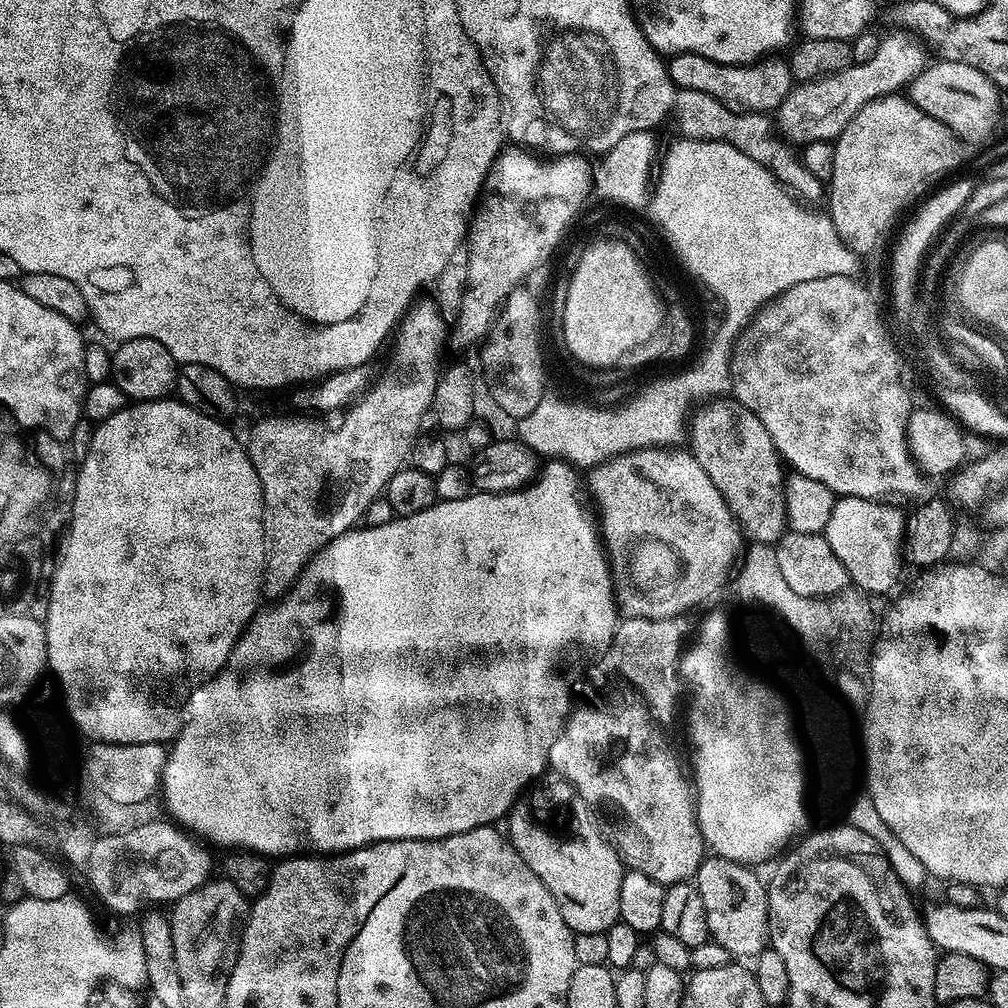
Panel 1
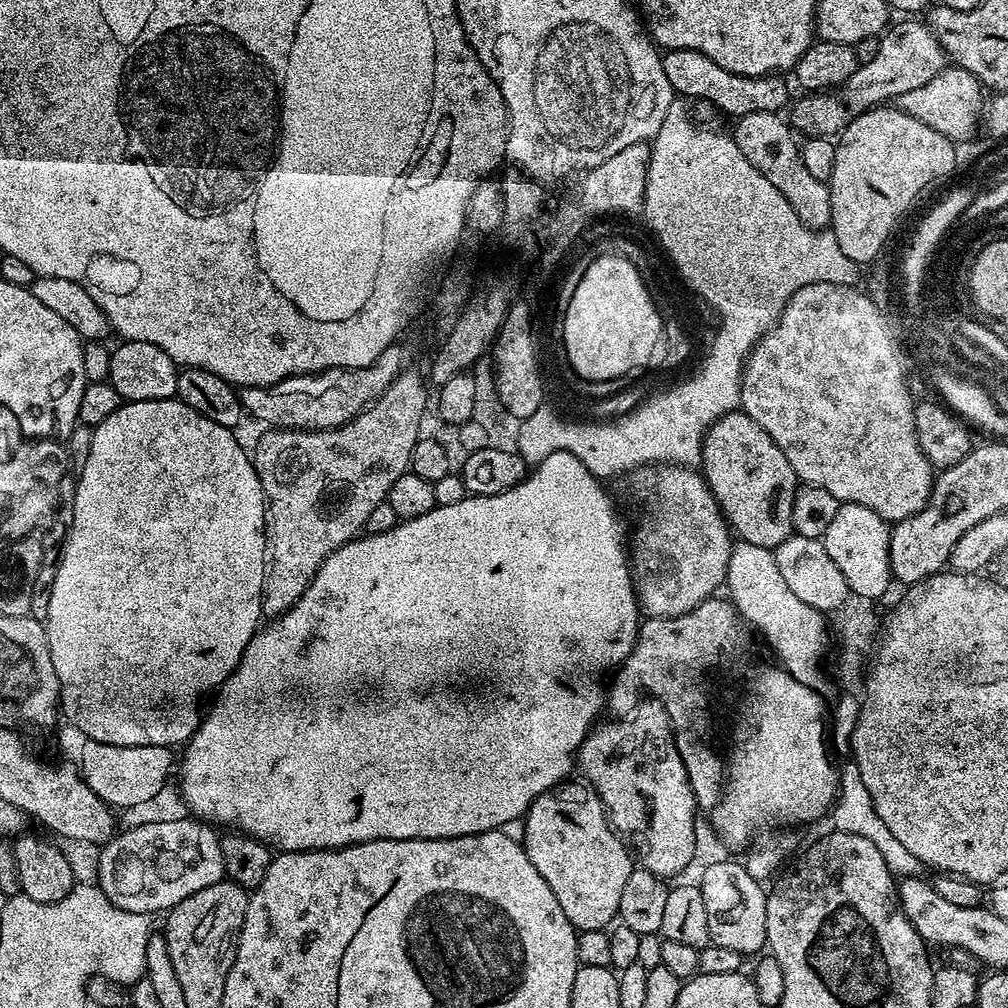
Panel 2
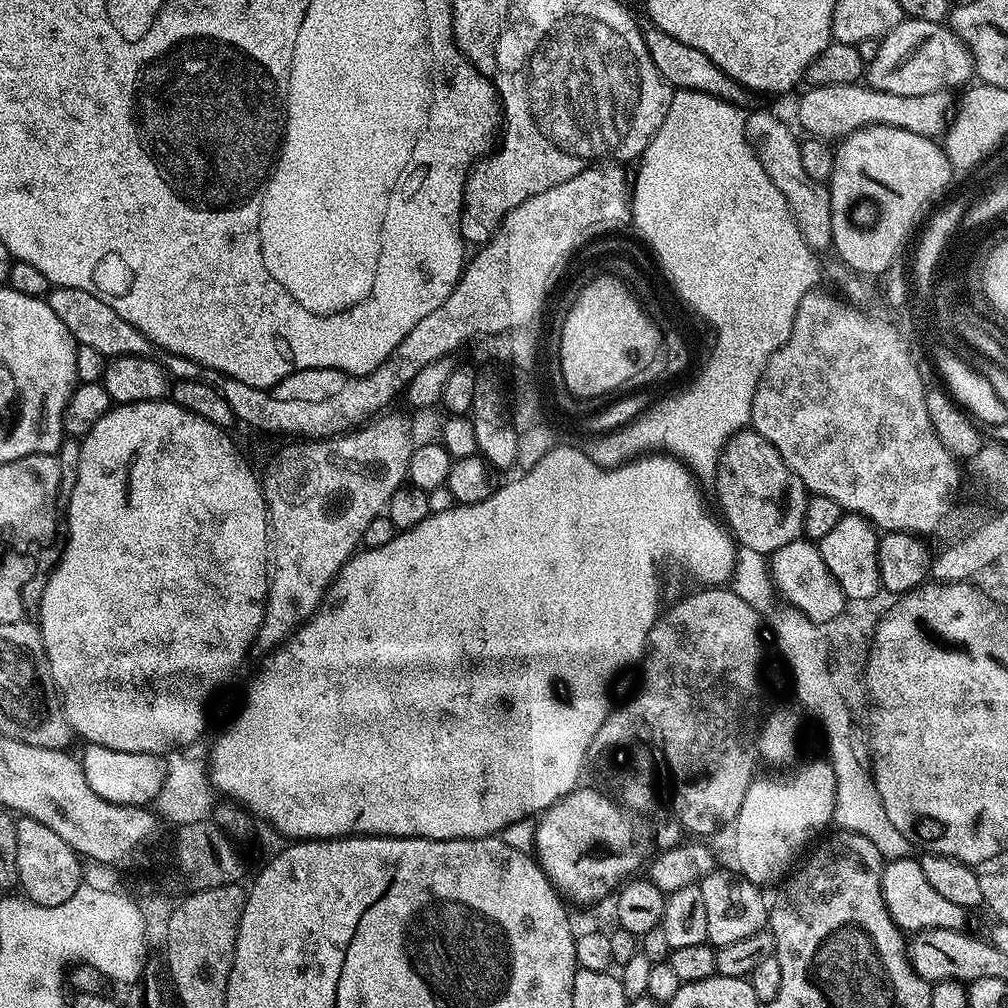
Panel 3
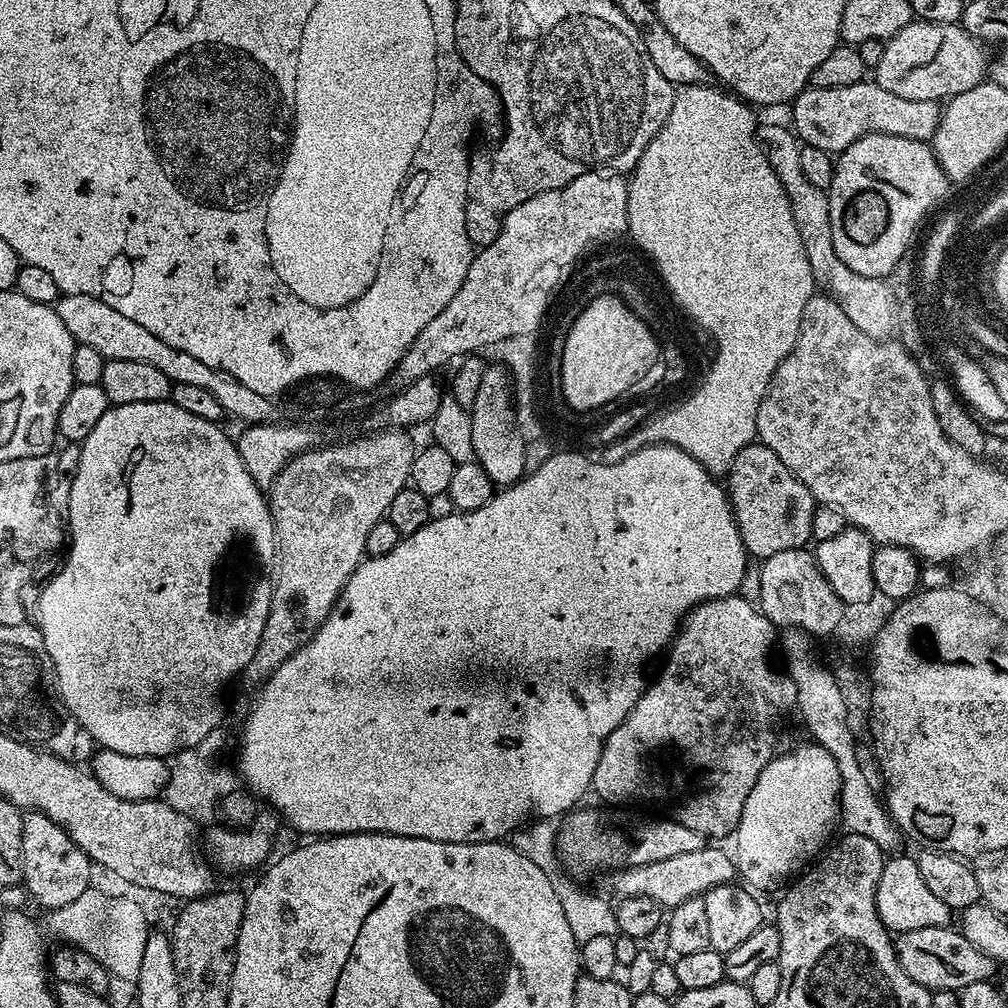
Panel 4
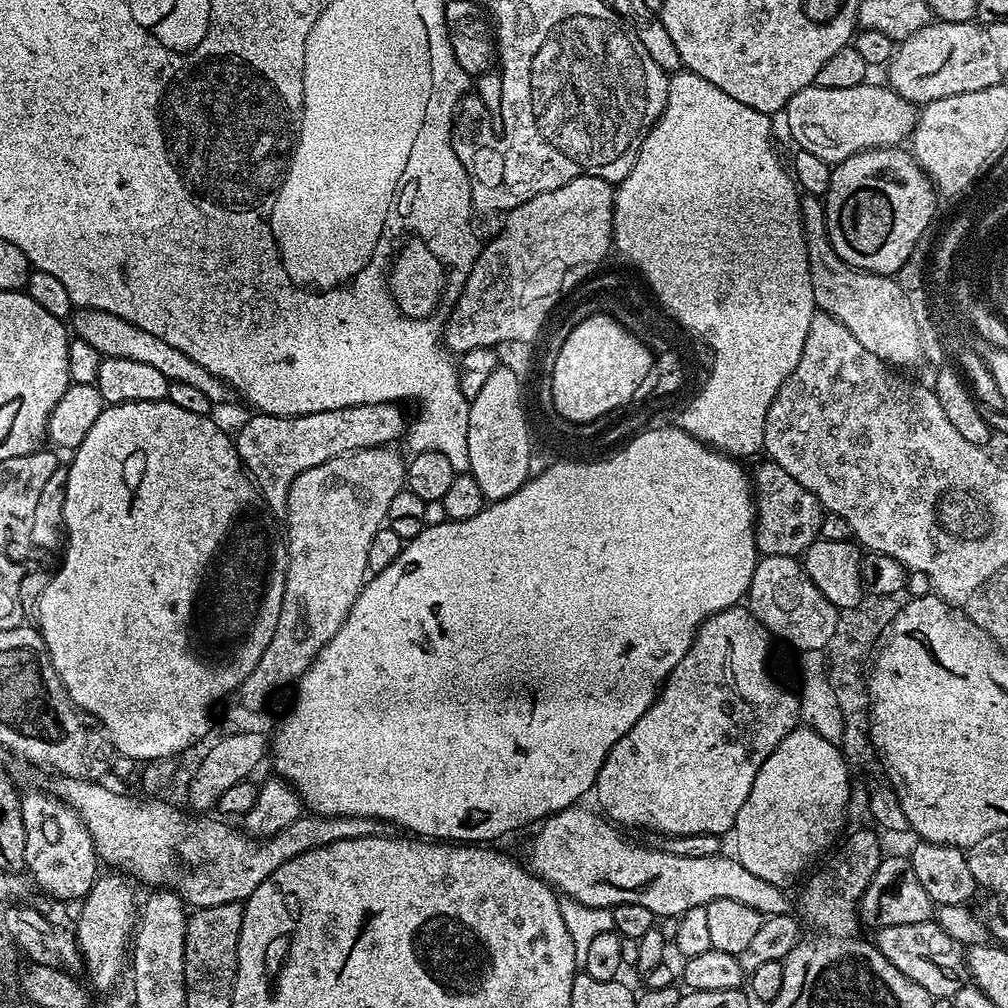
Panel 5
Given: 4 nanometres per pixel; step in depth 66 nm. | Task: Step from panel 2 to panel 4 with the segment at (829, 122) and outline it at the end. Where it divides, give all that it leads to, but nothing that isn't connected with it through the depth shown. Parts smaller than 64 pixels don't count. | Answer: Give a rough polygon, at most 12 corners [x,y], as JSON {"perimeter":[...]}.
{"perimeter":[[913,19],[874,82],[944,102],[985,83],[990,60],[960,24]]}

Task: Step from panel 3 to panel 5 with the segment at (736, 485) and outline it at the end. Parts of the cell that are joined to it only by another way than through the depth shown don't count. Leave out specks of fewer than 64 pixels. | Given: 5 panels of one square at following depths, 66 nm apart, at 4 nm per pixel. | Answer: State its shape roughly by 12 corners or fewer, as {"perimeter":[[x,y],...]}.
{"perimeter":[[770,459],[754,468],[756,550],[799,557],[826,509]]}

